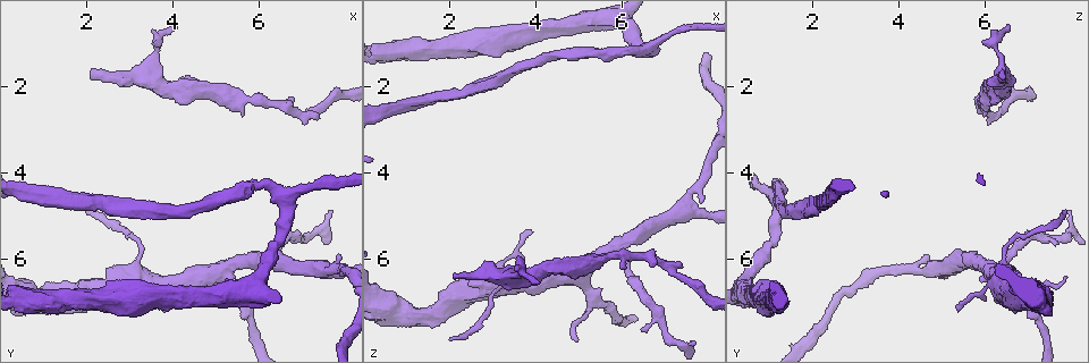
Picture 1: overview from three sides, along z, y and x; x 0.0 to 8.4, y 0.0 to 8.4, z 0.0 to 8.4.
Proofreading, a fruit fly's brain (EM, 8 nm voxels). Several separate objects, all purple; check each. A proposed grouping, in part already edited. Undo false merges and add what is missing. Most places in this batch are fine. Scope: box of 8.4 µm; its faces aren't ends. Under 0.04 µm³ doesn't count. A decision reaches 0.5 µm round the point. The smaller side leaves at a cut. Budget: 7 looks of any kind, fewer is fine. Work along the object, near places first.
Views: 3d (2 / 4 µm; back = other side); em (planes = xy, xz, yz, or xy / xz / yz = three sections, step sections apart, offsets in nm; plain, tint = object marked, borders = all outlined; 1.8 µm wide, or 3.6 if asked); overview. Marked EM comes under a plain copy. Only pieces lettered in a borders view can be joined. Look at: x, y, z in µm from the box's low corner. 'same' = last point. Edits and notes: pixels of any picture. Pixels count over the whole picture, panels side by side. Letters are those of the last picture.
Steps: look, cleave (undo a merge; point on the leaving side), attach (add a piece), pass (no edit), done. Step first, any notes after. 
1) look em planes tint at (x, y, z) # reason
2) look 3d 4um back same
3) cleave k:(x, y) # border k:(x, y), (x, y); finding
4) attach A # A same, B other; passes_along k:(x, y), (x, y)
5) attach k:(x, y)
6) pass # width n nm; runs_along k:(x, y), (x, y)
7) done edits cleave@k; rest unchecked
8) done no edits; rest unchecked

look 3d 4um at (3.90, 7.10, 5.35) # an open end

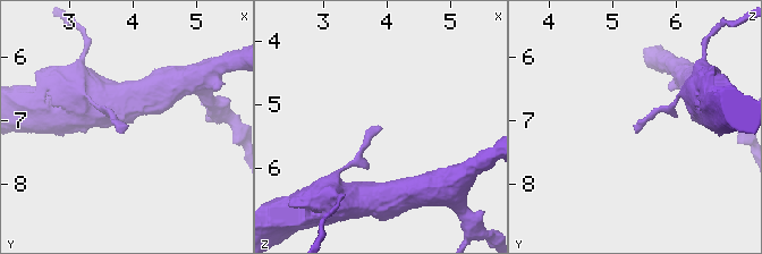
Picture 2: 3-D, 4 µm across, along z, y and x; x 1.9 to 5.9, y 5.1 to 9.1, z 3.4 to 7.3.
look em yz step 4 borders at (3.90, 7.15, 5.40)

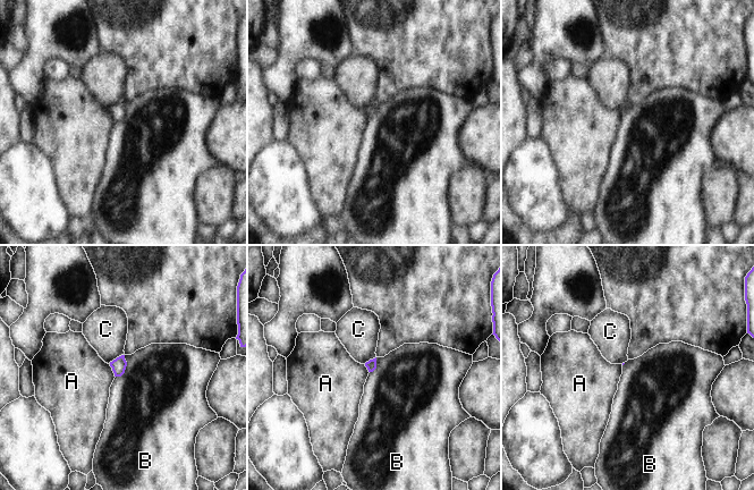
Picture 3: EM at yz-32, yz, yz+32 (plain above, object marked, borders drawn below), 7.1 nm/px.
pass # longest_contact B 170 nm; A other, B other, C other; border 3:(125, 355), (126, 369), (116, 377); none of them fits

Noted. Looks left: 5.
look 3d 4um back at (5.90, 6.00, 5.75)

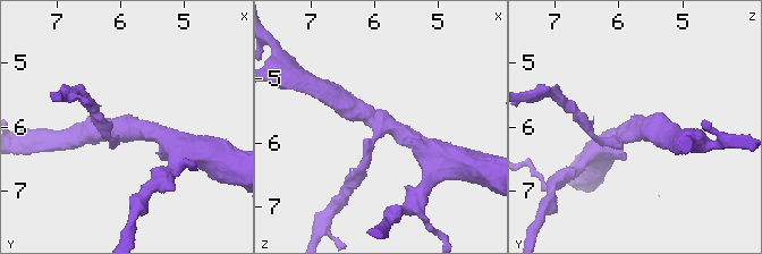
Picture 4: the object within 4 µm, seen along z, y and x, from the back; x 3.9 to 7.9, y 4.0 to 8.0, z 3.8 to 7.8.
look em planes borders at (5.90, 6.05, 5.65) # need the tissue

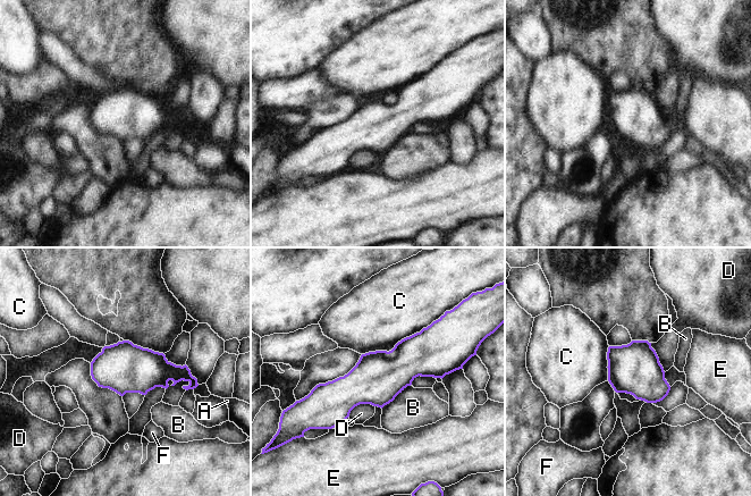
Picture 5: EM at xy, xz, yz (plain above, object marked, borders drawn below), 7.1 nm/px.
pass # width 360 nm; A other, B other, C other, D other, E other, F other; border 5:(411, 384), (381, 408); all the same neuron

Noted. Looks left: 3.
look 3d 4um at (6.40, 5.70, 7.60) # an open end

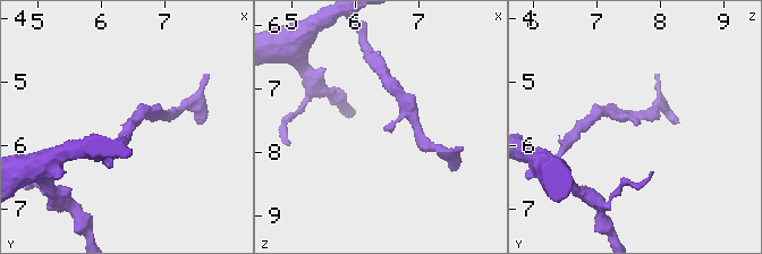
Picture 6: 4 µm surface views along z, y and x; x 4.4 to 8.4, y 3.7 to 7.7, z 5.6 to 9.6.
look em planes borders at (6.45, 5.65, 7.60)

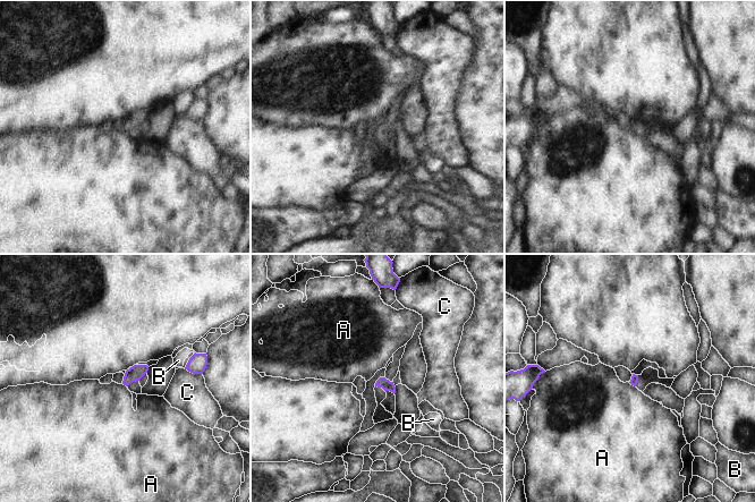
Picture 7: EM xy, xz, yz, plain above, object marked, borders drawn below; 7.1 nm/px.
pass # longest_contact C 140 nm; A other, B other, C other; border 7:(121, 383), (126, 386); none of them fits

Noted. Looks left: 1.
done no edits; rest unchecked

